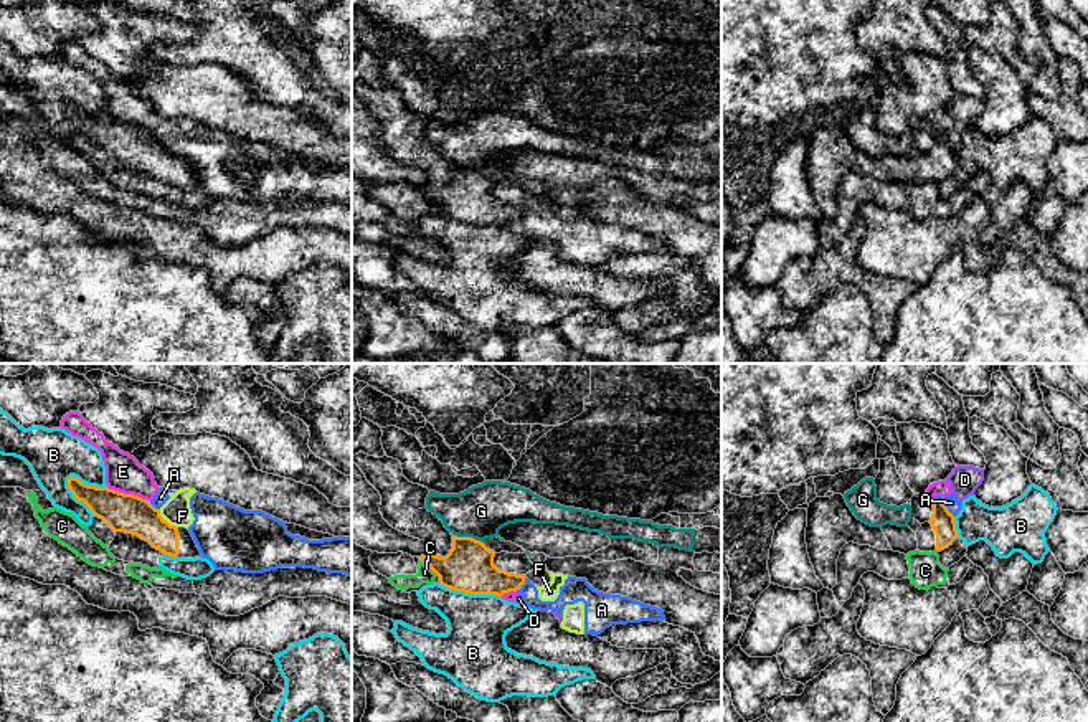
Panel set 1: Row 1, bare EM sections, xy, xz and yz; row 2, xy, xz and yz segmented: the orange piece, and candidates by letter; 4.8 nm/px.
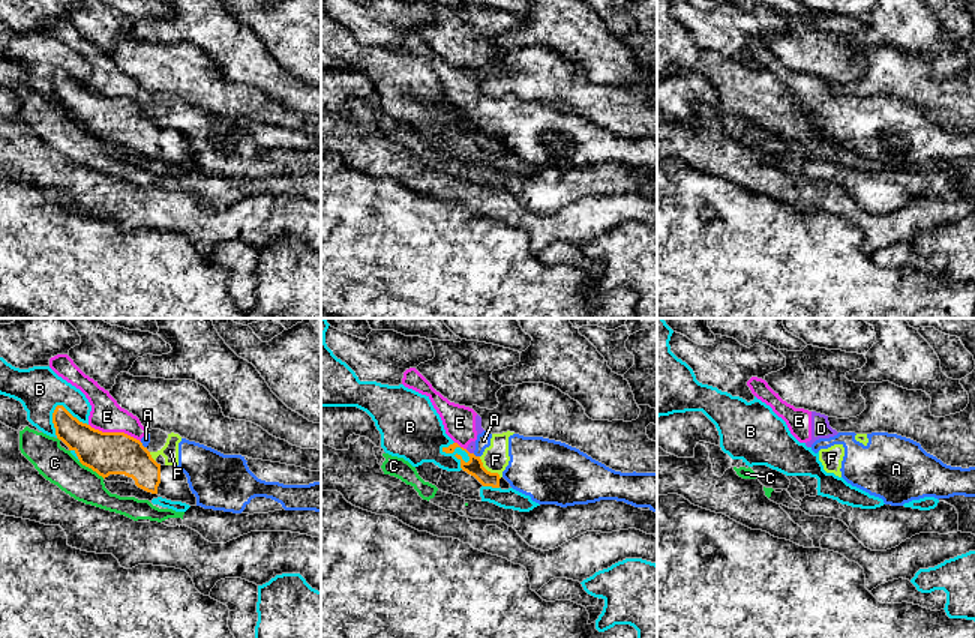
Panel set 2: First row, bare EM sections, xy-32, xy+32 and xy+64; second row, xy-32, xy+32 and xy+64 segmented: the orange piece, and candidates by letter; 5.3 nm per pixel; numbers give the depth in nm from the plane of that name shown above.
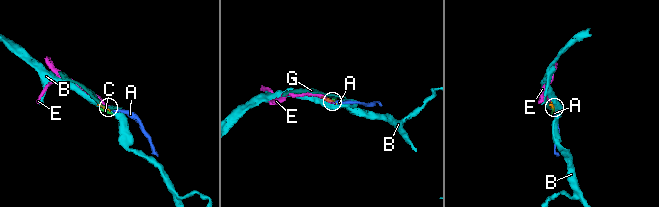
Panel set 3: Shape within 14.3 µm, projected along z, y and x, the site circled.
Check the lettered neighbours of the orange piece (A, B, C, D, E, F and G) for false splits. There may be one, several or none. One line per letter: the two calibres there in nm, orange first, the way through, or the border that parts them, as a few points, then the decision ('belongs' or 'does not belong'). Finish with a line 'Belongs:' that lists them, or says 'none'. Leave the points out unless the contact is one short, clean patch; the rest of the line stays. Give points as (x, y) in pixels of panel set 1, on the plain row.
A: calibres 120 and 70 nm; border yz (933, 128), (955, 146); does not belong
B: calibres 190 and 260 nm; does not belong
C: calibres 240 and 80 nm; does not belong
D: calibres 220 and 50 nm; border xz (519, 218), (515, 222); does not belong
E: calibres 190 and 180 nm; does not belong
F: calibres 190 and 140 nm; border xy (159, 139), (177, 157); does not belong
G: calibres 240 and 260 nm; does not belong
Belongs: none

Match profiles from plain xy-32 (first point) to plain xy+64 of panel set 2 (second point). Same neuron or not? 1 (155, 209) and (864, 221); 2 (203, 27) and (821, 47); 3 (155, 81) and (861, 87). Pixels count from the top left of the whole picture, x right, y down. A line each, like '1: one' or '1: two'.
1: one
2: two
3: one

